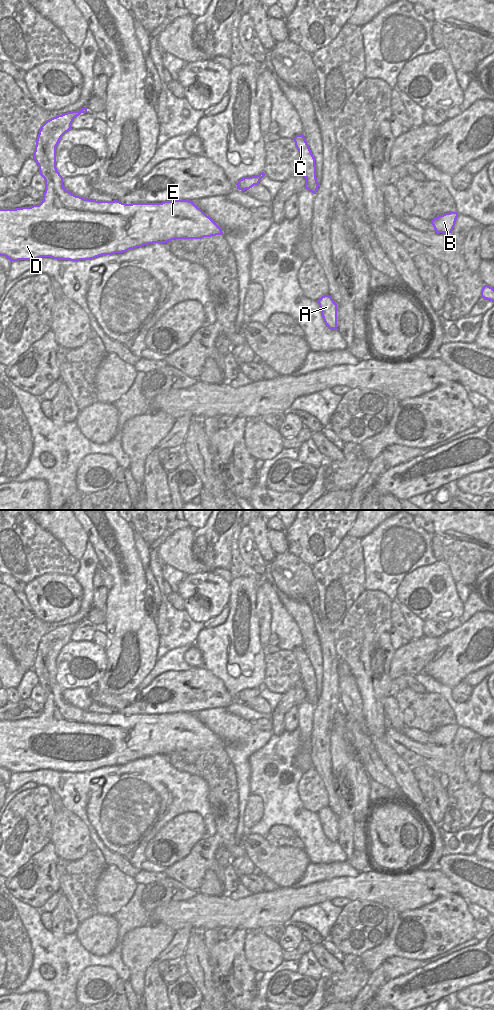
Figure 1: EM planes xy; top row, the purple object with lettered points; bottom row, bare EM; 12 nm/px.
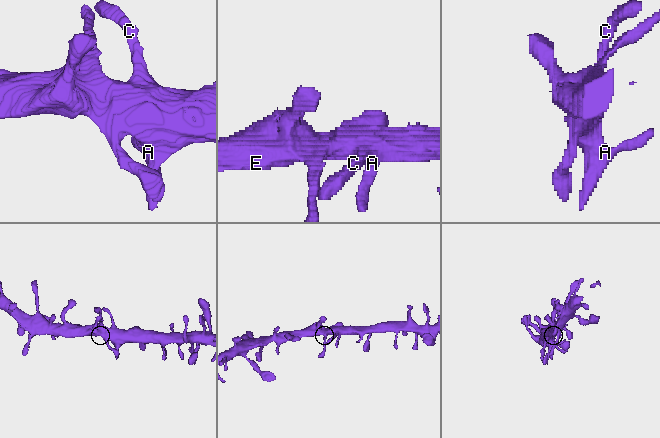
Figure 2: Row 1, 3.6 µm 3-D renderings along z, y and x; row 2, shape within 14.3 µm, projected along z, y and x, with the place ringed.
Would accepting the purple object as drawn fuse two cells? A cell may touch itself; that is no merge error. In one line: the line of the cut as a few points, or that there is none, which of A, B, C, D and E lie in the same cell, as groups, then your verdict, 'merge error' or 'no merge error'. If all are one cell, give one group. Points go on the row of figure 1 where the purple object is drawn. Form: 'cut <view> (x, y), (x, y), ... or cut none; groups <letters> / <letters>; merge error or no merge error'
cut none; groups A B C D E; no merge error

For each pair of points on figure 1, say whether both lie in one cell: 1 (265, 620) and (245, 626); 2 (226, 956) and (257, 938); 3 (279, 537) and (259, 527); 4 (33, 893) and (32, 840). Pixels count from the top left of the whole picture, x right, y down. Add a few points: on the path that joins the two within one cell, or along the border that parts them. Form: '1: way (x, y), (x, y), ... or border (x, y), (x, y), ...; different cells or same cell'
1: border (255, 599), (259, 641), (262, 645); different cells
2: border (247, 931), (244, 957), (251, 967); different cells
3: border (268, 530), (268, 541), (275, 553); different cells
4: border (50, 841), (15, 871); different cells

